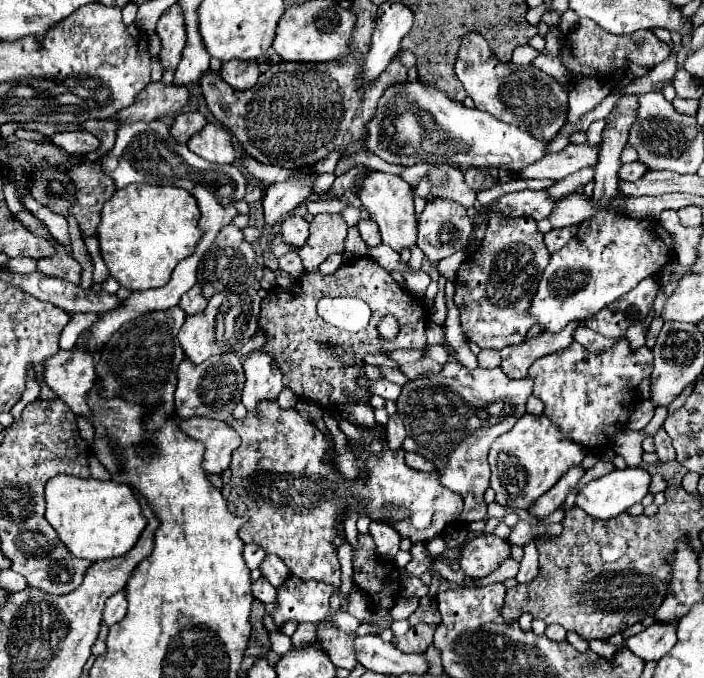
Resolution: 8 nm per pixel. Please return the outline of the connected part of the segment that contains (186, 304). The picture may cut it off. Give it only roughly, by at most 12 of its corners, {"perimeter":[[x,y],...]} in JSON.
{"perimeter":[[201,286],[181,296],[179,306],[191,316],[207,306]]}

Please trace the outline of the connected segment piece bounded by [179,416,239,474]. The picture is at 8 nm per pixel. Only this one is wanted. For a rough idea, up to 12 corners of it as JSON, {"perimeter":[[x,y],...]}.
{"perimeter":[[179,420],[179,428],[205,444],[203,470],[229,468],[239,434],[221,420]]}

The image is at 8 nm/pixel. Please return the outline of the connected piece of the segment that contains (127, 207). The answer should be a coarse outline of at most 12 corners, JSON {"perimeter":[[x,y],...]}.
{"perimeter":[[129,184],[97,240],[123,288],[169,282],[201,236],[183,188]]}

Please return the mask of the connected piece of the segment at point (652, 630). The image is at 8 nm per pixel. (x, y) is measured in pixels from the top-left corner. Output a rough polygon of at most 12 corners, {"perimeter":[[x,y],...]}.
{"perimeter":[[655,622],[625,644],[657,662],[677,642],[675,626]]}

